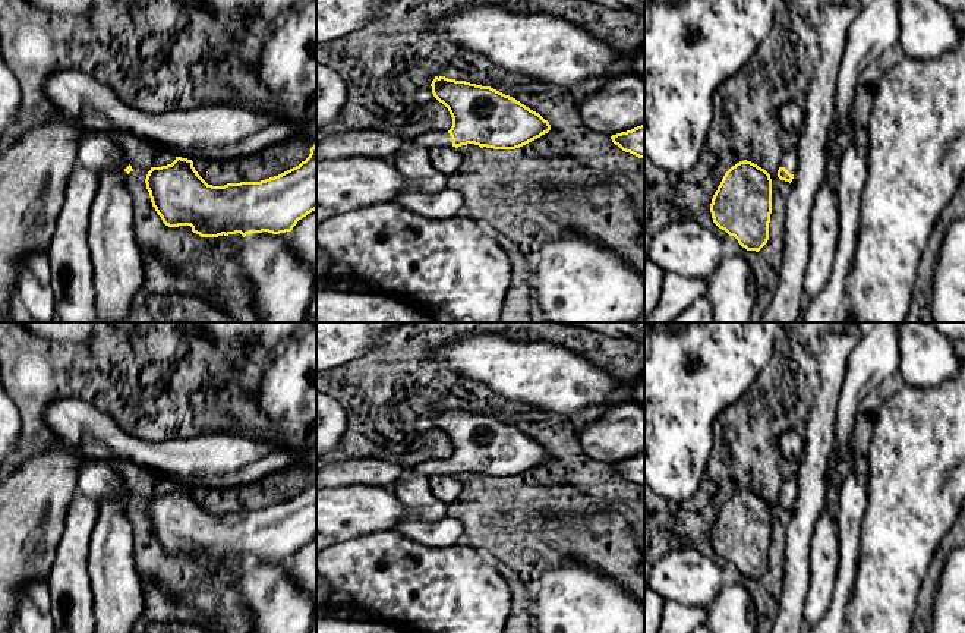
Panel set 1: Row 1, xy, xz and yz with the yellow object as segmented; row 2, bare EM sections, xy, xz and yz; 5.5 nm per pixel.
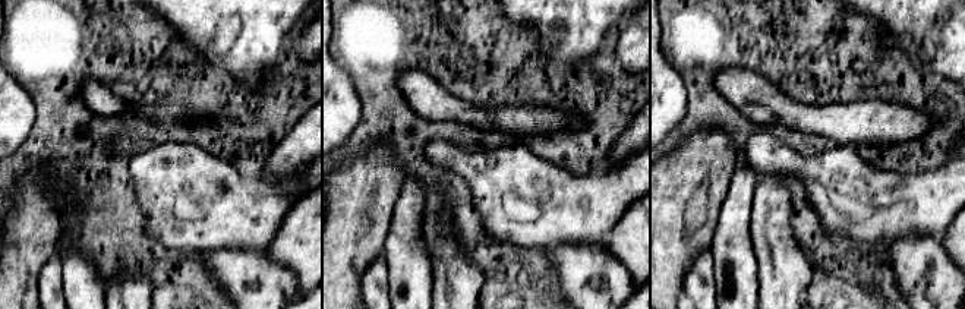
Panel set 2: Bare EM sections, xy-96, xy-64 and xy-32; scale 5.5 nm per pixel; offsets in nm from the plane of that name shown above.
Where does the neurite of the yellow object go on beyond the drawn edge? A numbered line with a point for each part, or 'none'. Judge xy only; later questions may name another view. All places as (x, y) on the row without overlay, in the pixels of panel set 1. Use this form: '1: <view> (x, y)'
1: xy (97, 479)

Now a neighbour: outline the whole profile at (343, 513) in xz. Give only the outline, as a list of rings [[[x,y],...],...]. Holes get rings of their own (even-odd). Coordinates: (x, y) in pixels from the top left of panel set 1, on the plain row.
[[[316,486],[316,535],[344,542],[413,519],[388,486]]]

